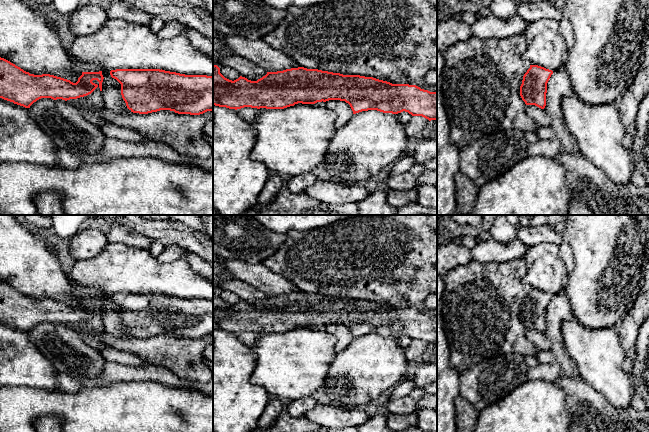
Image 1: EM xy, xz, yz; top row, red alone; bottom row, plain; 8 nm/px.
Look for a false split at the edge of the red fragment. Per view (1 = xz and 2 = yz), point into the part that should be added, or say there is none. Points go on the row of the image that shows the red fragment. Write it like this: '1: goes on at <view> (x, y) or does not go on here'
1: does not go on here
2: does not go on here

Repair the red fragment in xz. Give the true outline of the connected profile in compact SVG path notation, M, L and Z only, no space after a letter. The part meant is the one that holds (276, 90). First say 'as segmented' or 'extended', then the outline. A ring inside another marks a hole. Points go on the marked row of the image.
as segmented; M213 65L213 105L215 106L235 110L244 107L284 109L298 103L315 104L329 100L345 101L350 105L353 114L368 110L392 114L405 111L429 121L437 120L437 92L430 92L416 85L392 84L373 77L343 75L304 67L267 72L257 81L242 76L232 81L220 73L217 65Z

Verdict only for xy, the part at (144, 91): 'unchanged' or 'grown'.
unchanged

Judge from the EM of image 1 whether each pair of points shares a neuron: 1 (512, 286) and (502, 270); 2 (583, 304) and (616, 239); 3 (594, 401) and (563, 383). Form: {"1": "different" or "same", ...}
{"1": "same", "2": "same", "3": "same"}

